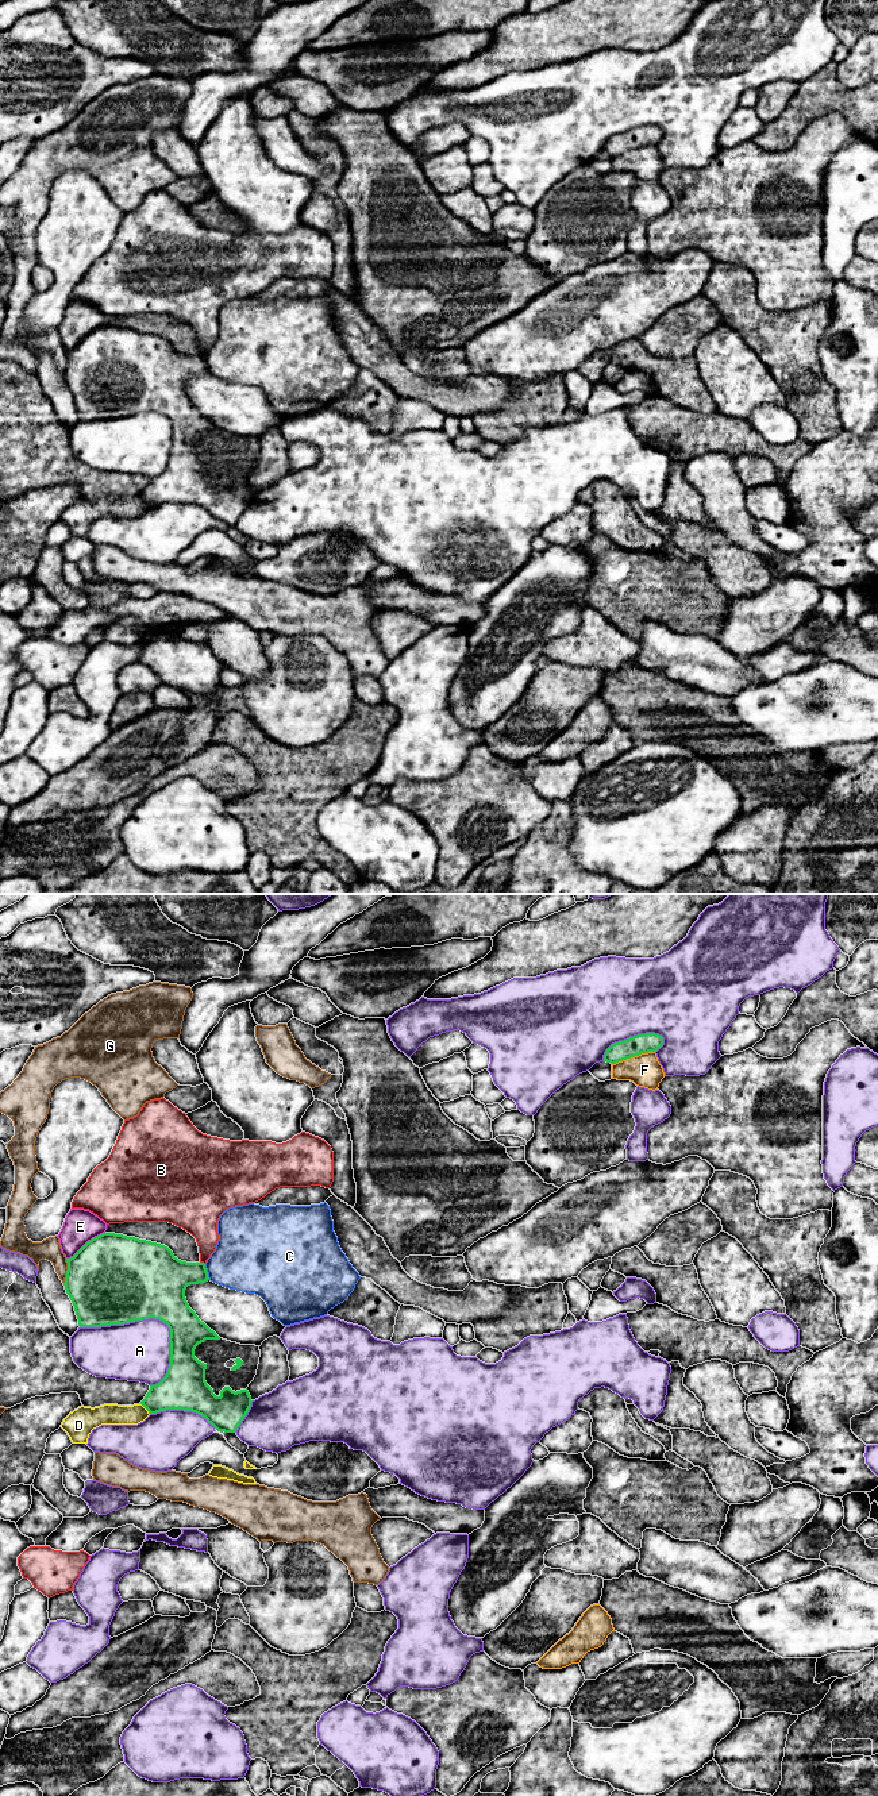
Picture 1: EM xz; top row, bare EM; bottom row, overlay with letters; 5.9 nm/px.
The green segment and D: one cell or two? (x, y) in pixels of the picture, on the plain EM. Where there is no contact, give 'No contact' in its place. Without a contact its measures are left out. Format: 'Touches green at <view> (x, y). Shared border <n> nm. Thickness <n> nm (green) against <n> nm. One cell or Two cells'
Touches green at xz (145, 500). Shared border 90 nm. Thickness 240 nm (green) against 130 nm. Two cells

